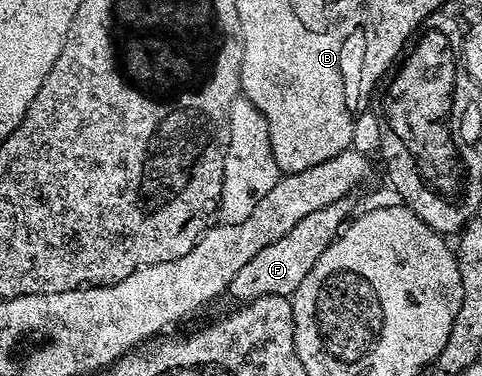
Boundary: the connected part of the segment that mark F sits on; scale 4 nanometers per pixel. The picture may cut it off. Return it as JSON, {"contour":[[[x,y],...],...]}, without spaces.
{"contour":[[[350,198],[333,201],[333,205],[325,205],[325,209],[309,213],[309,217],[301,217],[301,221],[297,221],[297,225],[293,225],[293,229],[285,233],[285,237],[277,237],[273,245],[265,245],[261,253],[253,256],[253,261],[247,262],[237,272],[237,277],[233,277],[231,282],[229,295],[239,299],[235,301],[240,304],[250,303],[252,299],[266,295],[294,295],[297,285],[305,281],[309,269],[317,265],[317,257],[321,257],[321,253],[329,249],[335,236],[342,232],[345,224],[352,218],[351,202]]]}

